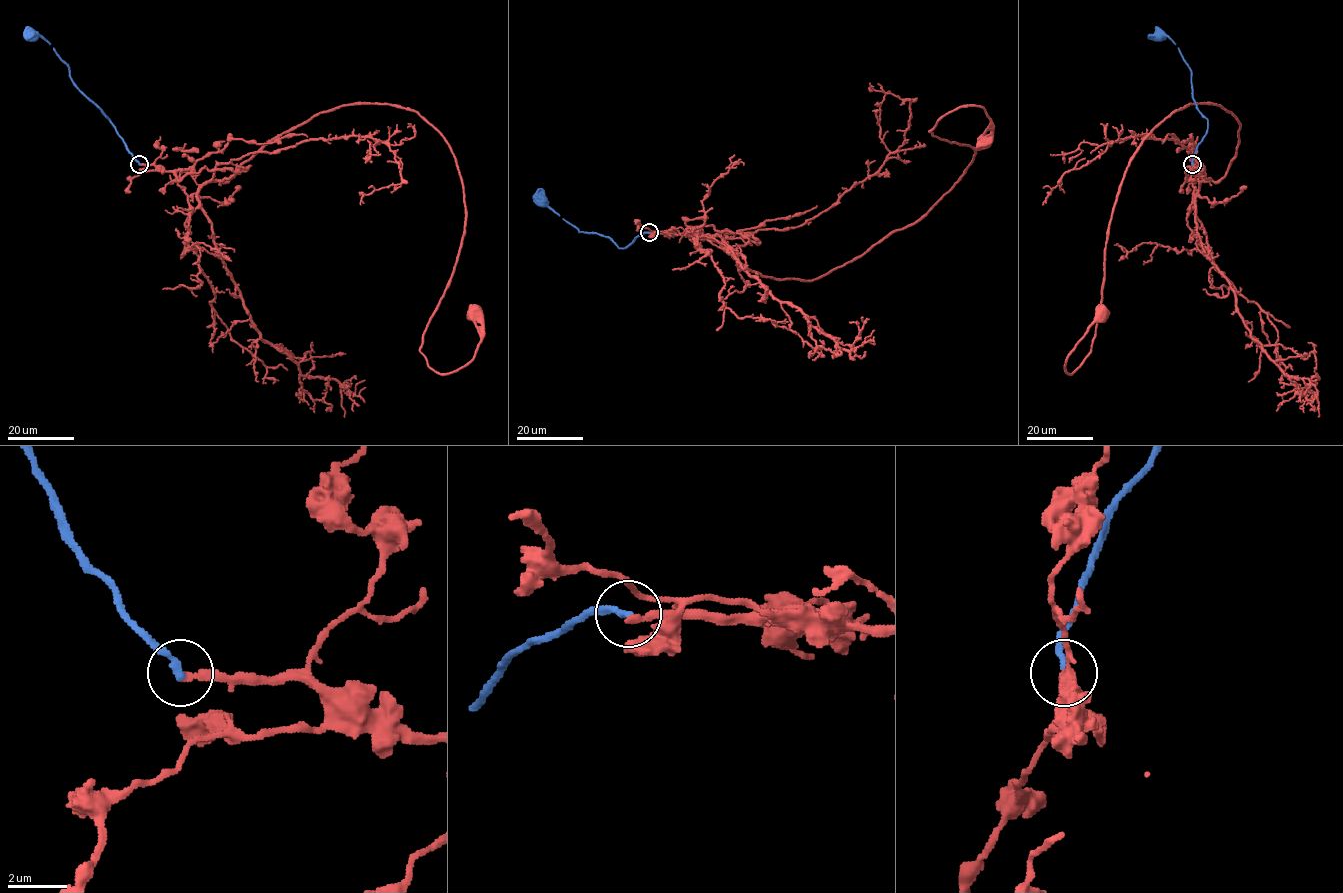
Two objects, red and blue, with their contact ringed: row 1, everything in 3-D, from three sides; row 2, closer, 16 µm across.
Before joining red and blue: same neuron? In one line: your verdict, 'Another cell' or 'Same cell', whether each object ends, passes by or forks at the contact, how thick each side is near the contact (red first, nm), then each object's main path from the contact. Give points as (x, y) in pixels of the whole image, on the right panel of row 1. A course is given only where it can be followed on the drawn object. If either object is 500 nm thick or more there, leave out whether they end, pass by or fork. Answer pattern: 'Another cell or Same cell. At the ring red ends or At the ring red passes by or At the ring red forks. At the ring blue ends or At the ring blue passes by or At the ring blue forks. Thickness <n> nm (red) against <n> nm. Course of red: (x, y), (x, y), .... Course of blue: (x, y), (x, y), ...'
Another cell. At the ring red ends. At the ring blue ends. Thickness 260 nm (red) against 240 nm. Course of red: (1192, 164), (1218, 182), (1235, 155), (1219, 105), (1167, 116), (1130, 162), (1068, 373), (1102, 315). Course of blue: (1192, 164), (1195, 150), (1206, 132), (1207, 120), (1196, 107), (1190, 68), (1179, 48), (1167, 36), (1158, 34)

